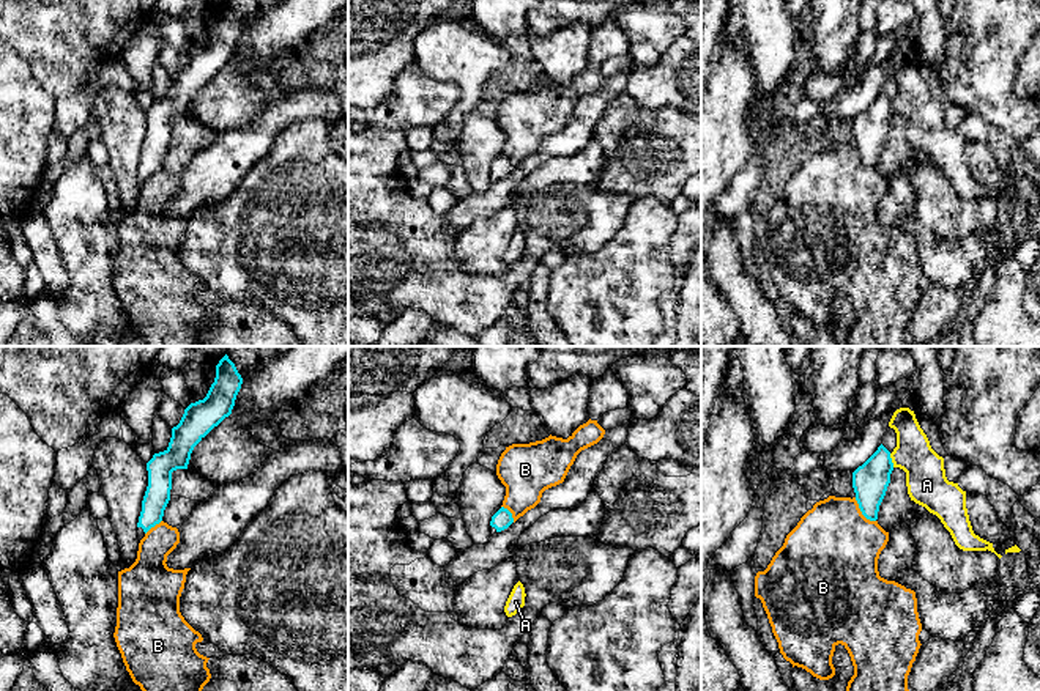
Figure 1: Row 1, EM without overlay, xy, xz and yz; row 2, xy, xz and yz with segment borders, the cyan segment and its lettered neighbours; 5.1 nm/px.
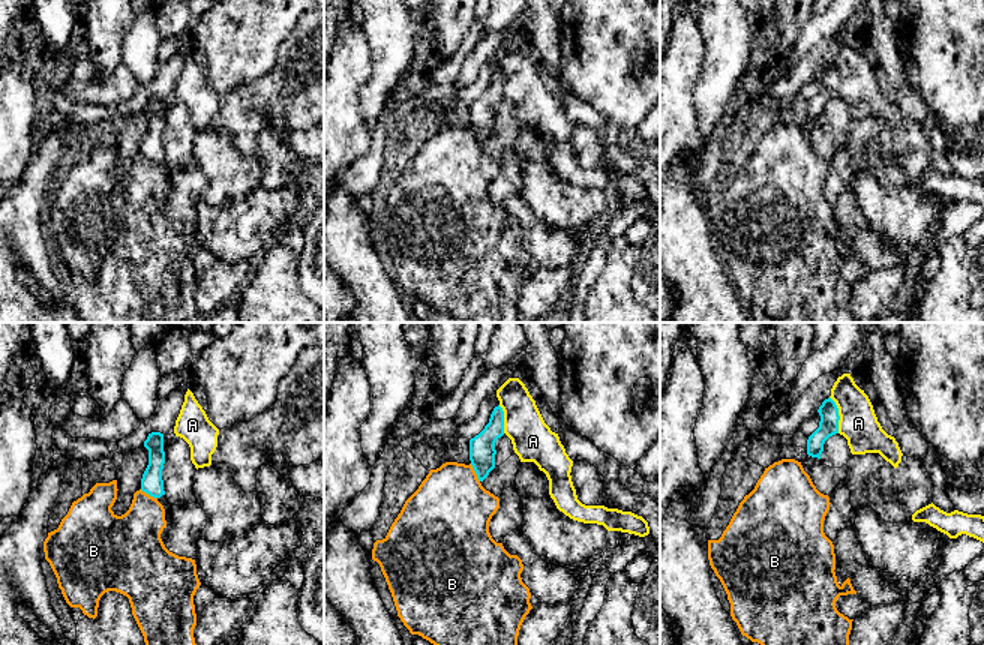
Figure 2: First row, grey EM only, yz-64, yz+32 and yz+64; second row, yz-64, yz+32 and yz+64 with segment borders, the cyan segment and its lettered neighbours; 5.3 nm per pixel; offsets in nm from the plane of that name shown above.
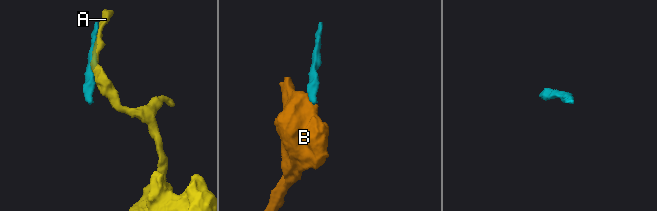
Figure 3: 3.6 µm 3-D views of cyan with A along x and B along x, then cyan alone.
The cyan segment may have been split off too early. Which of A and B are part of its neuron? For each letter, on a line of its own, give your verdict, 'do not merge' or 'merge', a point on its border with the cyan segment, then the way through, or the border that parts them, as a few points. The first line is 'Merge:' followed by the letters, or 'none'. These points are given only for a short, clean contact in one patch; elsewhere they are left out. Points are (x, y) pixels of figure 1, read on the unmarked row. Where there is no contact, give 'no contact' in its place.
Merge: none
A: do not merge; contact yz (891, 107)
B: do not merge; contact yz (861, 158); border yz (854, 145), (859, 158), (875, 169)

